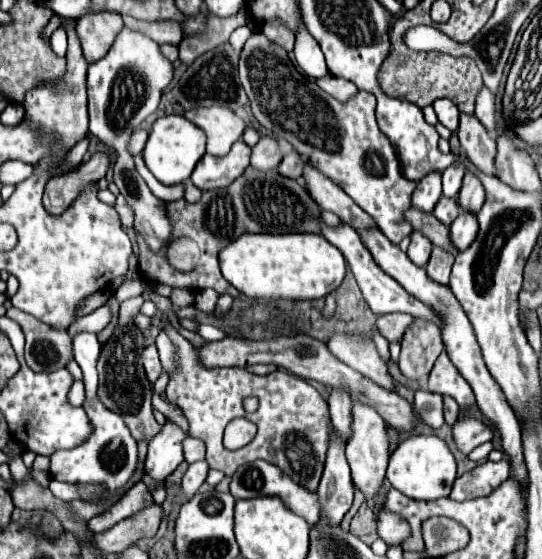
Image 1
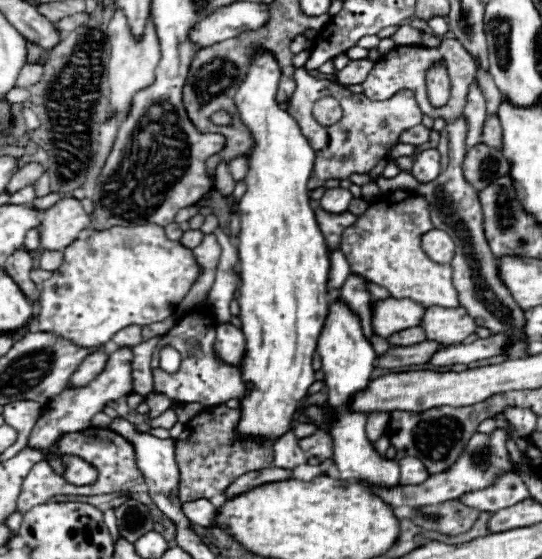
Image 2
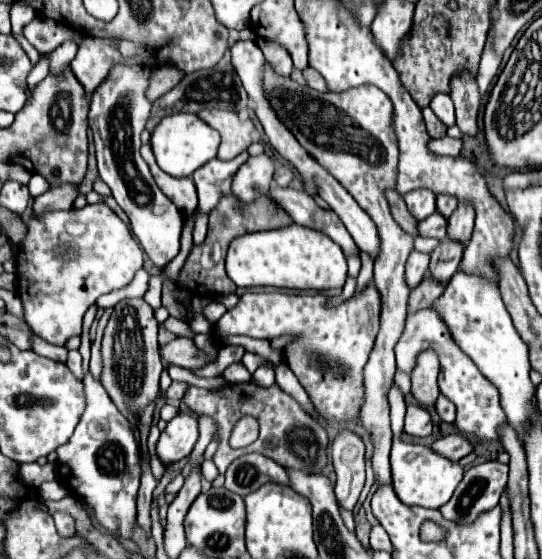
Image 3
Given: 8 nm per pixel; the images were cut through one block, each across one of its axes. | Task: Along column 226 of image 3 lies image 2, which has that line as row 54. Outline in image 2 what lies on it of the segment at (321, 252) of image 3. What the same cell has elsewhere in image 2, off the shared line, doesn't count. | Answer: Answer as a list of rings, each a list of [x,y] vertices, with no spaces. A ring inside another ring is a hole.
[[[258,50],[250,60],[248,76],[234,96],[240,122],[250,130],[254,146],[248,152],[248,172],[244,176],[246,192],[240,200],[240,234],[238,234],[238,258],[240,258],[240,320],[246,336],[246,358],[242,368],[242,380],[246,384],[246,394],[242,396],[242,418],[238,424],[240,434],[260,434],[270,440],[282,436],[298,408],[298,402],[306,396],[314,378],[312,354],[320,330],[328,314],[328,270],[330,256],[326,250],[326,240],[316,224],[314,208],[310,206],[308,180],[316,160],[314,150],[300,132],[294,118],[288,116],[276,102],[280,82],[278,60],[272,52]]]

